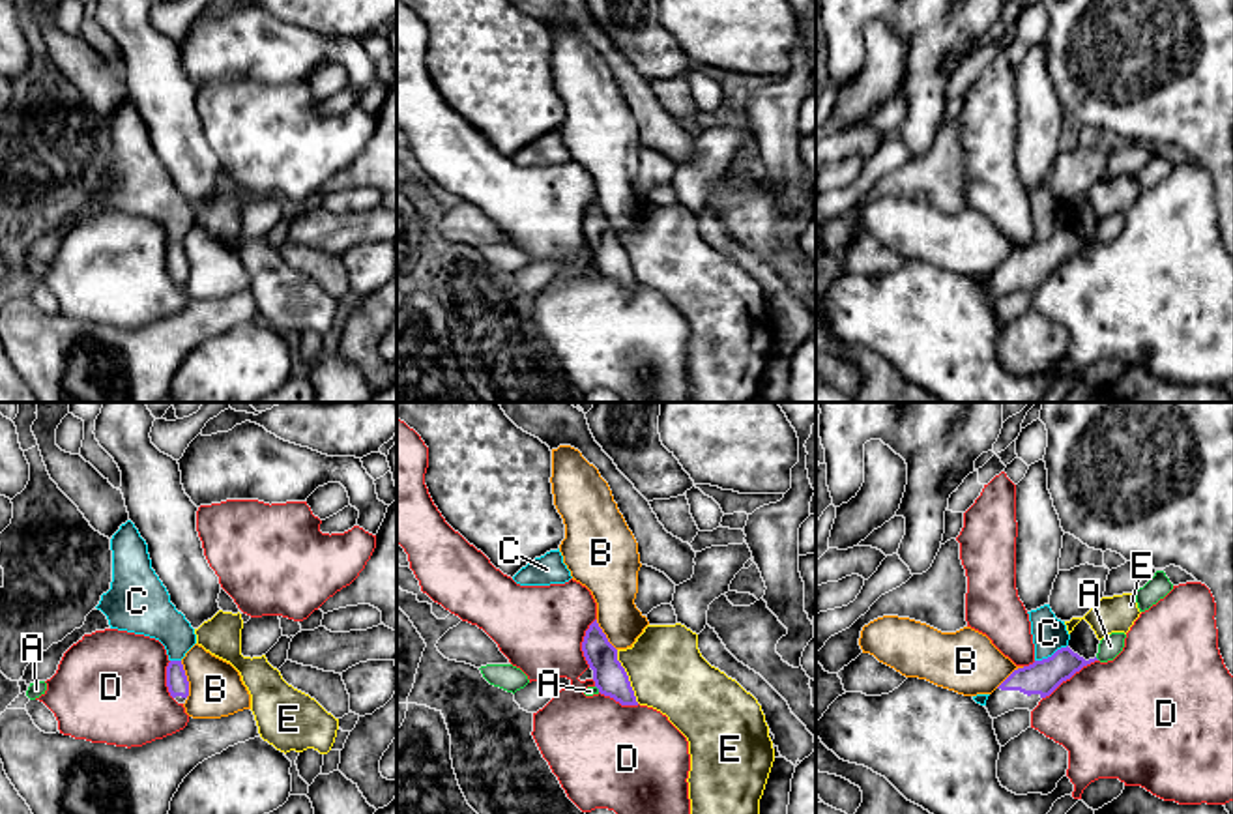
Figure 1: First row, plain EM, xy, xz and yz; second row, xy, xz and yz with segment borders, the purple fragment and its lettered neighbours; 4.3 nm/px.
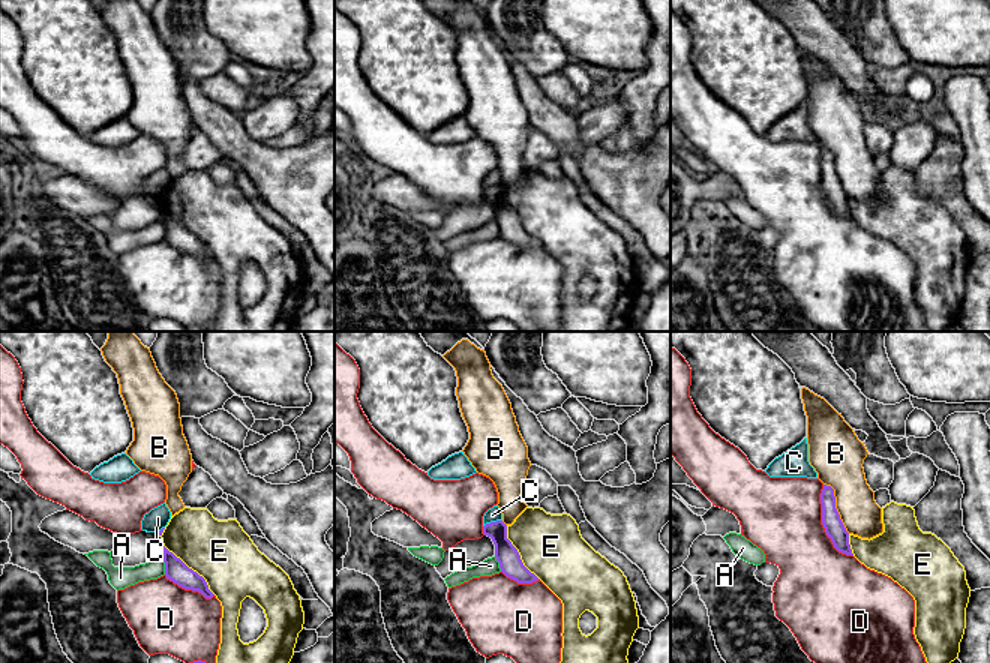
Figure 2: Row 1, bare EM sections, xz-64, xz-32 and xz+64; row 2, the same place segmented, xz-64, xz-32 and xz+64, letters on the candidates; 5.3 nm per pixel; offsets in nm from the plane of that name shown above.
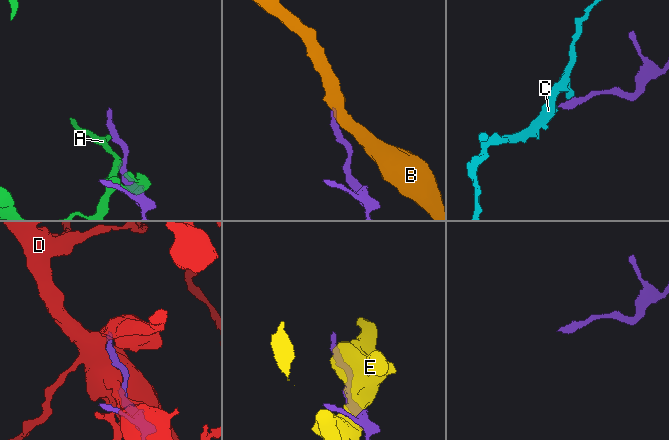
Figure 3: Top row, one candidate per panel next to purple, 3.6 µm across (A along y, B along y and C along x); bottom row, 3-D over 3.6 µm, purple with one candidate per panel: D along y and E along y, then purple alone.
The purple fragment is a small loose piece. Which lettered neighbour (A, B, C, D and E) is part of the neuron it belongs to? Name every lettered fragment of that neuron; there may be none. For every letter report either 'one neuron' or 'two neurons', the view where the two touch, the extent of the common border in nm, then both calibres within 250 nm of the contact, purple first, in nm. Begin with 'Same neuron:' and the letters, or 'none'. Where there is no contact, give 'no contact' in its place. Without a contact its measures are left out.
Same neuron: none
A: two neurons | xz | 40 nm | 140/50 nm
B: two neurons | xy | 160 nm | 90/240 nm
C: two neurons | yz | 160 nm | 150/140 nm
D: two neurons | yz | 300 nm | 150/480 nm
E: two neurons | xz | 260 nm | 140/320 nm

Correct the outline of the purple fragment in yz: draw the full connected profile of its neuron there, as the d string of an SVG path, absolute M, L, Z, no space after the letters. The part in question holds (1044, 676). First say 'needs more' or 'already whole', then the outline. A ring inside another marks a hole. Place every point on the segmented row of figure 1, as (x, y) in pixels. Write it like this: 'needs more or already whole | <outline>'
needs more | M1068 646L1057 649L1052 657L1035 661L1029 666L1014 670L986 700L992 719L1014 709L1033 711L1038 702L1050 696L1063 681L1070 679L1083 666L1098 661L1085 661Z

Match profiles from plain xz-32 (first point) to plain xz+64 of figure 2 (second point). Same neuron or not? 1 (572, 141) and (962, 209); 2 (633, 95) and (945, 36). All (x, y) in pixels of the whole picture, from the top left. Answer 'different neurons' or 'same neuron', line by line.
1: different neurons
2: different neurons

